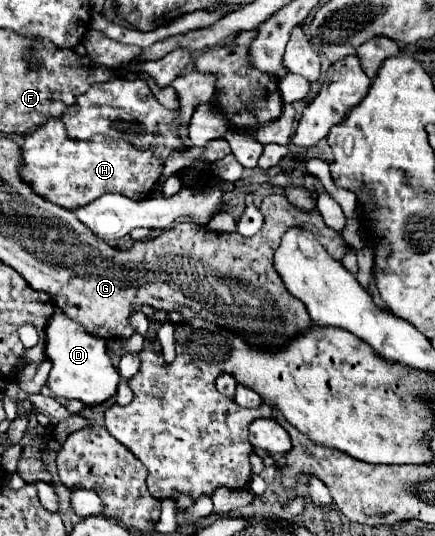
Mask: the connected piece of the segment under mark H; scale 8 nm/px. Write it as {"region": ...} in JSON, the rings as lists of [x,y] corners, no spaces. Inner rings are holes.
{"region":[[[49,118],[43,126],[25,136],[25,142],[21,146],[25,168],[21,172],[21,178],[31,182],[35,192],[63,208],[89,204],[105,192],[121,192],[123,196],[129,196],[133,200],[149,198],[163,170],[163,164],[159,160],[153,160],[149,152],[135,150],[131,144],[125,144],[125,150],[121,152],[116,148],[116,143],[124,143],[123,138],[112,141],[96,135],[91,139],[73,140],[67,136],[67,128],[61,118]],[[95,137],[104,141],[91,140]]]}

